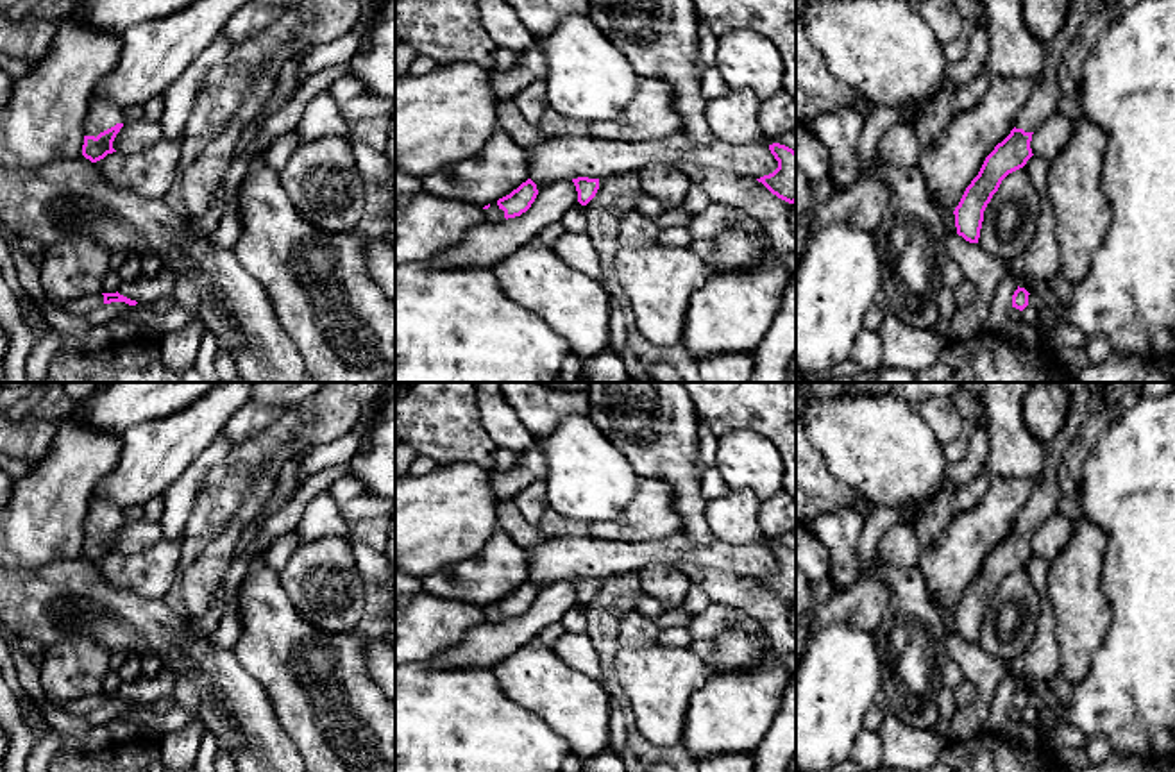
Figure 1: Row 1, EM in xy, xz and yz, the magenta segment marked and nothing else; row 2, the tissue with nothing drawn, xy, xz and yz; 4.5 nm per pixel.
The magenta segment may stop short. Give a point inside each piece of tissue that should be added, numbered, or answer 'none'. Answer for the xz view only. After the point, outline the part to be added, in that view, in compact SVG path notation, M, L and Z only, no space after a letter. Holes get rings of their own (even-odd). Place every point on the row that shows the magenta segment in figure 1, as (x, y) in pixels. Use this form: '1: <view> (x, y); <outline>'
1: xz (494, 215); M492 202L490 207L483 211L485 211L486 222L497 223L506 220L504 211L497 206L497 202Z

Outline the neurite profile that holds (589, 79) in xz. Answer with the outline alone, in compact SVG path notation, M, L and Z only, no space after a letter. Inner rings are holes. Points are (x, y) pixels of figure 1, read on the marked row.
M567 16L538 43L547 63L551 109L588 125L624 113L640 77L590 16Z

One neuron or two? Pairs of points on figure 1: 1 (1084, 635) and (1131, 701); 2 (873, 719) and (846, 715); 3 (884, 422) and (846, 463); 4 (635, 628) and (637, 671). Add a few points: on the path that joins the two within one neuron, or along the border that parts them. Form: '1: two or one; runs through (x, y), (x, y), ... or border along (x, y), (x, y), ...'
1: two; border along (1113, 610), (1113, 620), (1090, 671), (1073, 685)
2: two; border along (873, 704), (861, 726)
3: one; runs through (877, 433), (857, 453)
4: two; border along (657, 642), (648, 647), (621, 647)

